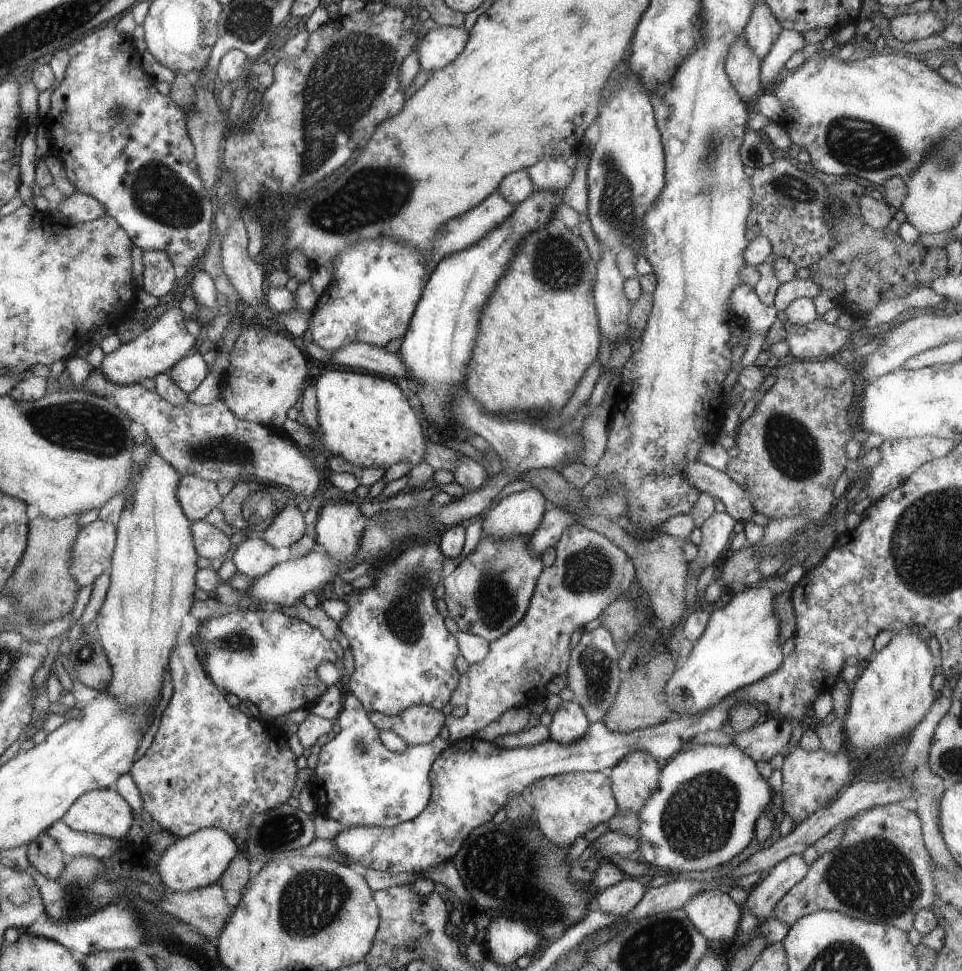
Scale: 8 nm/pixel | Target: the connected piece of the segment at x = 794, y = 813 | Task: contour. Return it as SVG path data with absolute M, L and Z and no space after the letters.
M798 745L794 752L785 757L781 772L783 785L776 800L776 807L786 812L796 825L804 822L808 815L820 807L832 803L834 798L856 779L856 776L852 775L852 761L848 754L842 751L831 753L822 747L807 751Z

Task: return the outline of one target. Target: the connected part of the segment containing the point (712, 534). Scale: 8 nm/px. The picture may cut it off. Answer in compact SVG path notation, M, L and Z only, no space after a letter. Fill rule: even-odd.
M716 511L702 524L700 530L703 541L698 546L696 559L688 563L688 575L699 577L704 568L714 566L714 562L722 556L724 548L728 546L730 534L736 523L729 514Z

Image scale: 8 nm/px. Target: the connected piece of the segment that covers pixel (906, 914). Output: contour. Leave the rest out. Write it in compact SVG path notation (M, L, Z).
M900 803L875 806L847 820L840 844L809 866L806 876L776 903L774 916L791 927L799 918L824 909L866 922L892 925L908 933L913 929L916 913L930 909L935 901L937 894L932 870L933 860L924 842L920 815Z

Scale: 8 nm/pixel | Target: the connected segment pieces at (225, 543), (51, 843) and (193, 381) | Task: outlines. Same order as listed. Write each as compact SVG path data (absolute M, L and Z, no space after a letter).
M194 521L194 538L196 539L197 553L202 558L223 558L232 542L224 529L218 529L214 525L204 521Z
M42 833L27 846L29 863L46 878L55 879L65 867L66 856L50 835Z
M198 351L179 360L167 373L170 380L188 395L208 376L208 366Z

